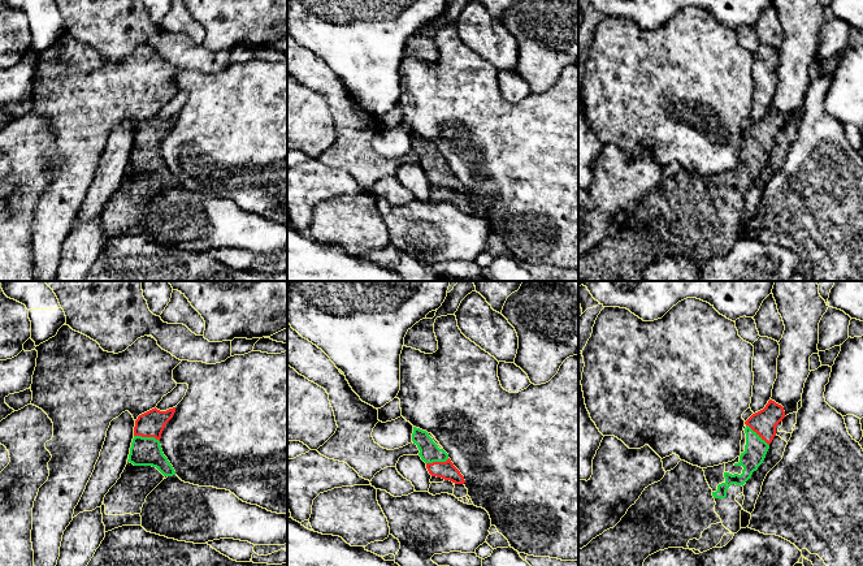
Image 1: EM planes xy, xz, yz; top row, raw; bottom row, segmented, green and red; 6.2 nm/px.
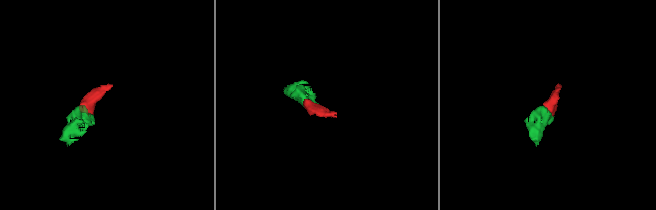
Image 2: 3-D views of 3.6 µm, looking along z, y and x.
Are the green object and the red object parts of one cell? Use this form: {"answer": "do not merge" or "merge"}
{"answer": "merge"}

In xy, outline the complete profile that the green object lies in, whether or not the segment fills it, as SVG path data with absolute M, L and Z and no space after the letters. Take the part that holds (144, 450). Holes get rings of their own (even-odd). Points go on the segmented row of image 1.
M155 407L138 416L127 462L134 466L156 467L164 476L175 475L160 445L161 433L174 412L175 407L166 411Z

